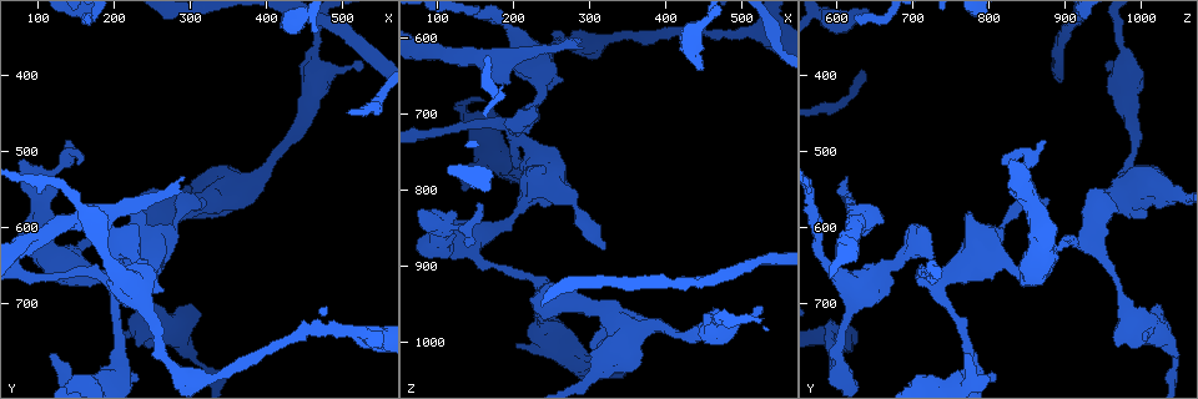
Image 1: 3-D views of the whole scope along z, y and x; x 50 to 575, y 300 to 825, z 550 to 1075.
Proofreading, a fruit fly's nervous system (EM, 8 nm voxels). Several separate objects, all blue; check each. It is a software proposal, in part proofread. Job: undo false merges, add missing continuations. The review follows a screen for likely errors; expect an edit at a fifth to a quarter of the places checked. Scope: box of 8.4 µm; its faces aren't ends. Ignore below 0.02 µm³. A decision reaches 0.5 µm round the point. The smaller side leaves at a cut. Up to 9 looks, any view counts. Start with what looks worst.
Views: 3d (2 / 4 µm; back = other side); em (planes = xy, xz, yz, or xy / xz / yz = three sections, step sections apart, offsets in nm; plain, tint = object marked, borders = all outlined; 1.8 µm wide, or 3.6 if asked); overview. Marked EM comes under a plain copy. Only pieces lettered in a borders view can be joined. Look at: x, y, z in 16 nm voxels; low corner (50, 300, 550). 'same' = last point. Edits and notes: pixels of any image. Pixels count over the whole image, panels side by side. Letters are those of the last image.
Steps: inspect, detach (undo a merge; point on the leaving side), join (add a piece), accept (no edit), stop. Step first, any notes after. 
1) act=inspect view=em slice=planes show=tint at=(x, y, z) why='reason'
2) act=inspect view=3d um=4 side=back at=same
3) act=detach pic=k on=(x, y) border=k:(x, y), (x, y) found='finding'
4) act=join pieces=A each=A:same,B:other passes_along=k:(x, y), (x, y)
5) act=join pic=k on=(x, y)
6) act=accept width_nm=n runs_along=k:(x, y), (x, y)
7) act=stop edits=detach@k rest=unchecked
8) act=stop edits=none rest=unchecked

act=inspect view=em slice=planes show=borders at=(190, 600, 715) why='free end'

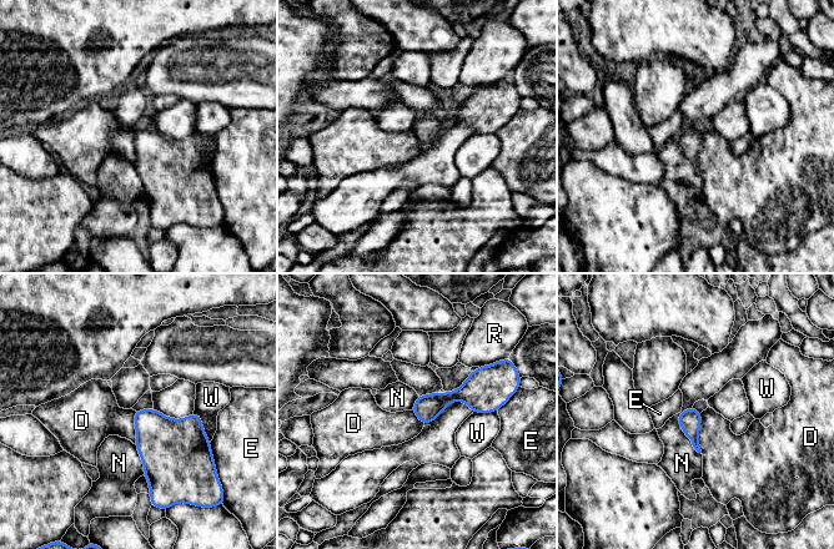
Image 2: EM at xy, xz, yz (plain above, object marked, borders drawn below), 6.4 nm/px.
act=accept width_nm=150 each=D:other,E:other,N:other,R:other,W:other border=2:(702, 412), (699, 431), (701, 452) found='no lettered piece goes on from it'

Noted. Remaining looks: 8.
act=inspect view=em slice=yz step=8 show=borders at=(120, 770, 770) why='branch stops here'

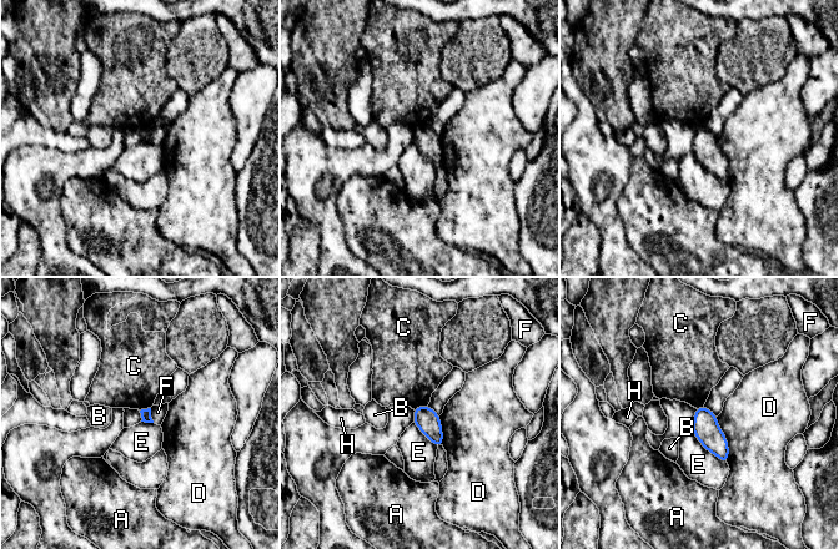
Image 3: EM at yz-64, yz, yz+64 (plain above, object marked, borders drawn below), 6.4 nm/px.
act=accept each=A:other,B:other,C:other,D:other,E:other,F:other,H:other border=3:(139, 411), (141, 421) found='no lettered piece goes on from it'

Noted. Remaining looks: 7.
act=inspect view=3d um=2 at=(205, 745, 1010) why='an open end'

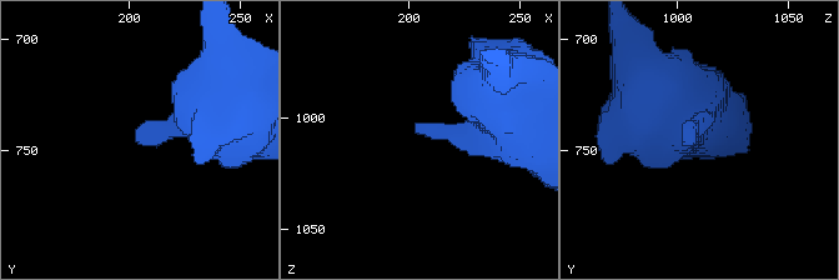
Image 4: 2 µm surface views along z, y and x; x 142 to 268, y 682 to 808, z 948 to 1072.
act=inspect view=em slice=yz step=4 show=borders at=(207, 748, 1008)

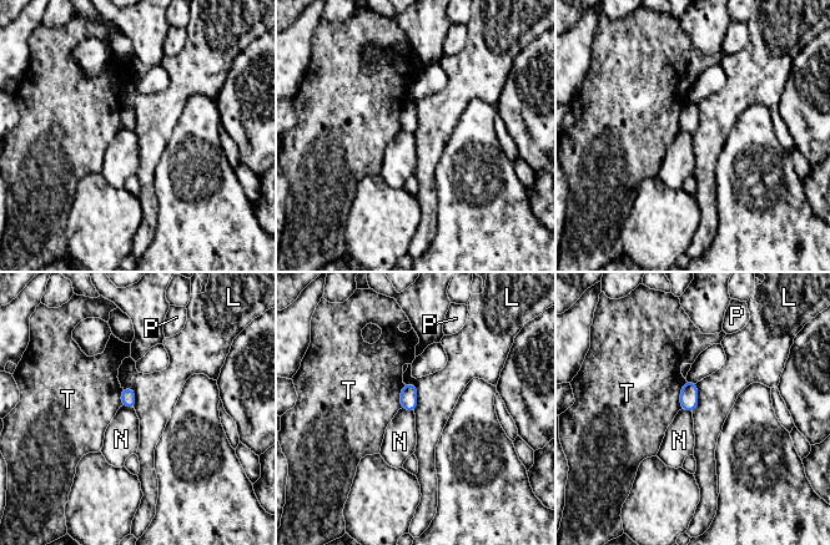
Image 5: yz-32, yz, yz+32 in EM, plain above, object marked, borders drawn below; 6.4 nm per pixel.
act=accept each=L:other,N:other,P:other,T:other border=5:(121, 405), (134, 409) found='no lettered piece goes on from it'

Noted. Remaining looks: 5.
act=inspect view=3d um=2 at=(530, 740, 595) why='sudden change in width'

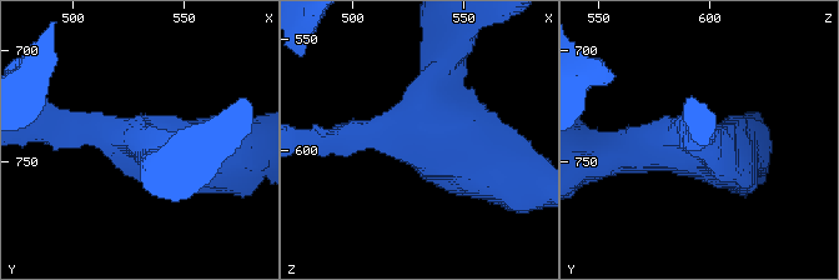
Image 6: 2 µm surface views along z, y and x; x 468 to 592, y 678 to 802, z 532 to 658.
act=inspect view=em slice=planes show=borders at=(529, 739, 594)

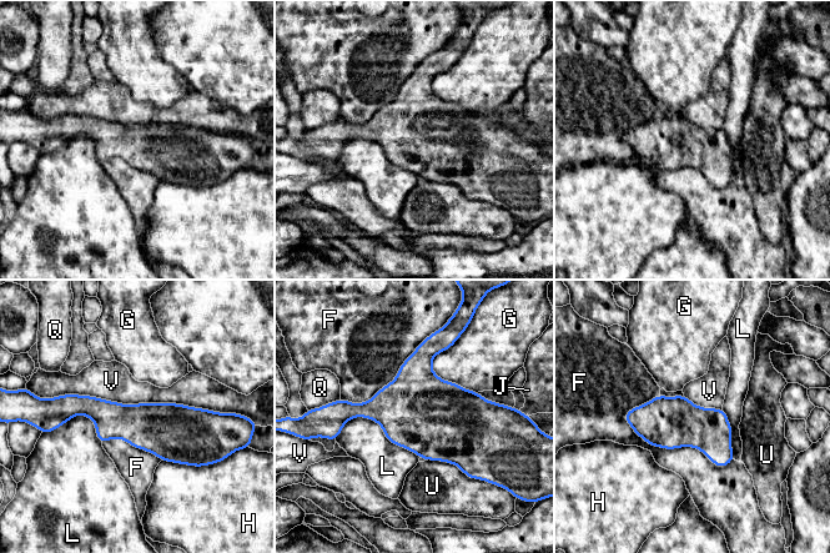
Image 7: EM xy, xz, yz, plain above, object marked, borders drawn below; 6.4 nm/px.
act=accept each=F:other,G:other,H:other,J:other,L:other,Q:other,U:other,V:other border=7:(51, 397), (184, 403), (221, 413) found='one neuron here'

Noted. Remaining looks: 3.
act=stop edits=none rest=unchecked

